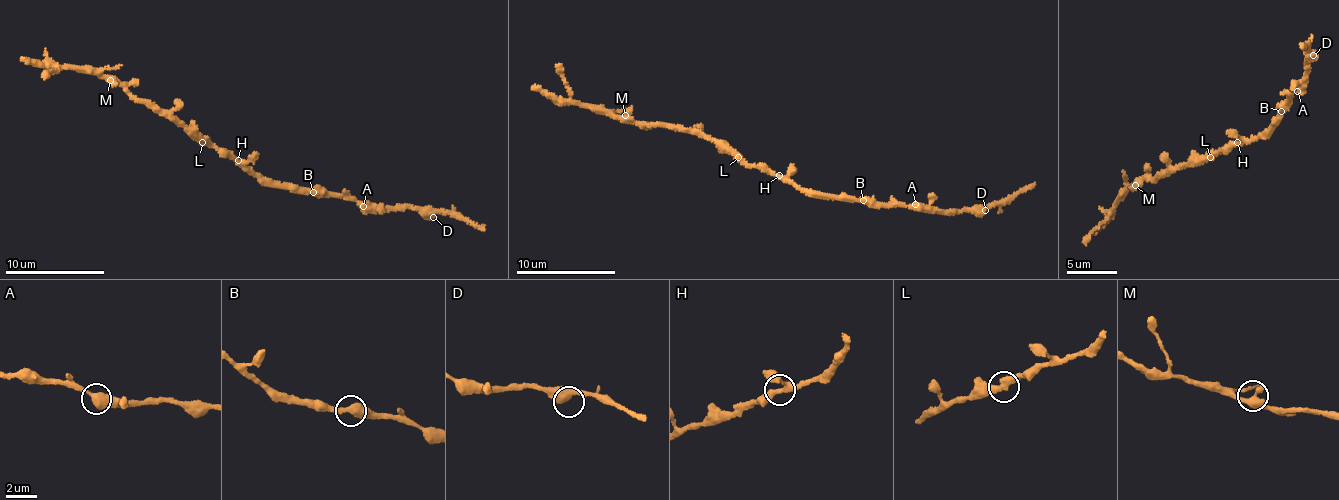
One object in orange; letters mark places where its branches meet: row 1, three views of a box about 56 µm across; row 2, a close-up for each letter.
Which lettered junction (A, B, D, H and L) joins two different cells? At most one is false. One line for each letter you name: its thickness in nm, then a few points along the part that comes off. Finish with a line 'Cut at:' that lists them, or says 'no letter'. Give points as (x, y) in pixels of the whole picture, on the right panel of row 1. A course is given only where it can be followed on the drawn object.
Cut at: no letter

